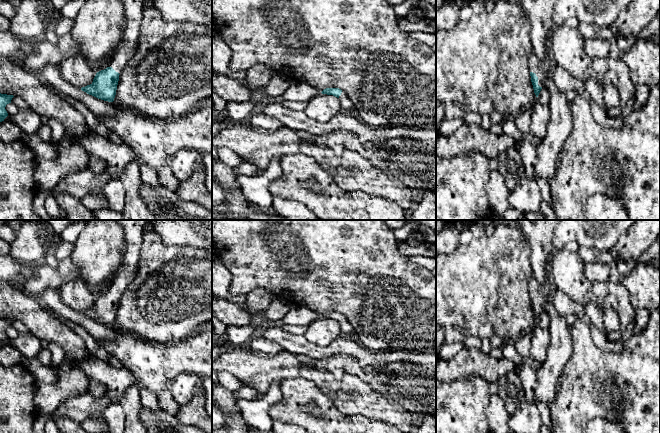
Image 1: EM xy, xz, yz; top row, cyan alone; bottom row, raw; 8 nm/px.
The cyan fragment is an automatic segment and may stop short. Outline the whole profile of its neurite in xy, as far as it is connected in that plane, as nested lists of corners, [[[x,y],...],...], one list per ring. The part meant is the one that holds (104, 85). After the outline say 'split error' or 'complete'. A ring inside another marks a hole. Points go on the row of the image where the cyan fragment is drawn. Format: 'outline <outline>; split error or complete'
outline [[[148,0],[120,1],[127,19],[122,46],[116,51],[108,67],[97,72],[90,85],[81,88],[87,94],[108,102],[114,101],[119,75],[137,50],[142,12],[148,3]]]; split error

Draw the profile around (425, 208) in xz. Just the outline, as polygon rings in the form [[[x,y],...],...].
[[[436,193],[420,195],[414,208],[407,212],[407,220],[436,220]]]

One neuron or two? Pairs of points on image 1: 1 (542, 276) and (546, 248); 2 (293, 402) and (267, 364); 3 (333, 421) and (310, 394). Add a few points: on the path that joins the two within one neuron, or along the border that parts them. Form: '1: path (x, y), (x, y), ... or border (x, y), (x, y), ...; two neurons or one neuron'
1: path (541, 269), (541, 255); one neuron
2: border (298, 375), (281, 380); two neurons
3: path (329, 414), (328, 410), (317, 399); one neuron

